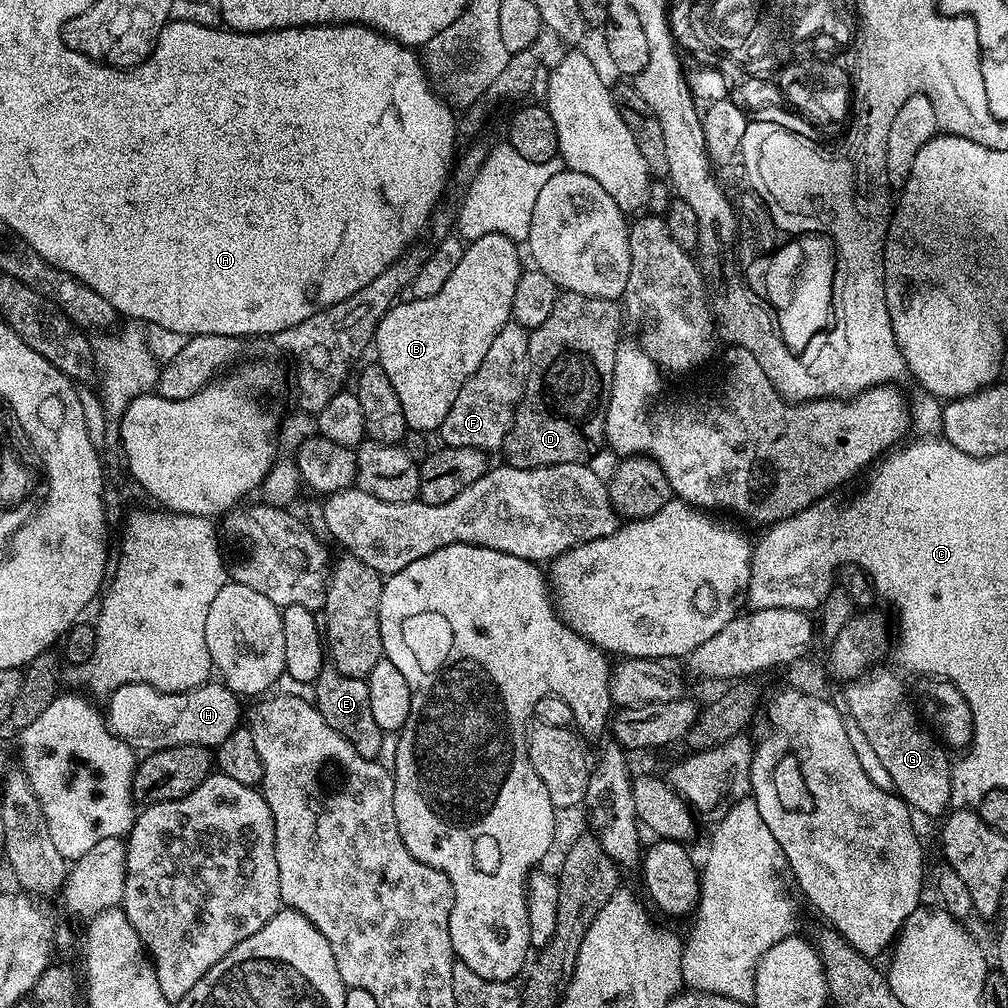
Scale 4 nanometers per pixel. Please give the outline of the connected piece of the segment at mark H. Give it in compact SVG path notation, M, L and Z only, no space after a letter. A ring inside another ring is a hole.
M223 682L200 684L197 688L191 688L185 692L163 692L149 684L127 684L107 697L106 725L113 736L125 740L133 750L139 750L144 754L183 744L202 746L212 750L217 744L221 744L223 740L228 738L241 723L242 712L240 716L239 703L241 704L241 701L236 693L231 692Z

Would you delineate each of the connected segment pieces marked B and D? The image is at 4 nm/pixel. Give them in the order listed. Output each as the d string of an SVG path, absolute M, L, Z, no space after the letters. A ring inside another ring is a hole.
M486 234L471 241L464 249L462 262L458 262L458 267L450 273L450 278L446 278L438 294L393 303L378 322L374 337L375 359L382 370L386 370L386 378L390 378L390 386L394 386L398 402L402 402L402 414L406 414L409 428L427 434L439 429L446 414L450 414L450 406L454 406L454 398L458 398L458 390L462 390L478 366L482 366L482 358L486 358L486 350L490 350L494 338L498 338L498 330L512 320L514 290L518 288L522 271L520 252L516 248L519 248L517 241L502 234Z
M561 291L556 298L556 305L554 310L550 310L550 318L546 318L546 322L542 322L542 326L531 329L528 334L528 353L530 354L530 370L528 371L528 381L524 387L524 396L520 399L520 405L516 407L516 413L512 419L512 429L506 434L504 439L504 447L502 449L502 455L504 455L503 463L509 468L541 468L542 466L554 466L555 464L578 464L581 462L587 462L591 460L595 452L600 451L605 447L604 443L604 423L606 422L606 410L608 409L608 399L610 398L610 390L612 389L612 379L614 378L614 362L616 361L616 352L620 349L622 343L622 337L620 337L620 312L622 316L622 308L617 301L603 300L602 298L594 298L593 296L587 296L586 294L578 294L577 292Z

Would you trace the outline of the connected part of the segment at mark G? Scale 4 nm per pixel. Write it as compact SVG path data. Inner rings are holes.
M869 671L845 687L848 688L844 692L844 700L848 703L847 715L850 720L852 715L851 723L854 728L856 723L857 728L855 731L864 735L868 743L865 744L867 751L878 754L886 774L890 774L892 788L907 802L909 808L919 815L921 812L924 816L943 817L952 804L952 764L948 760L949 753L922 727L913 701L911 704L904 693L903 682L892 672L876 671Z

